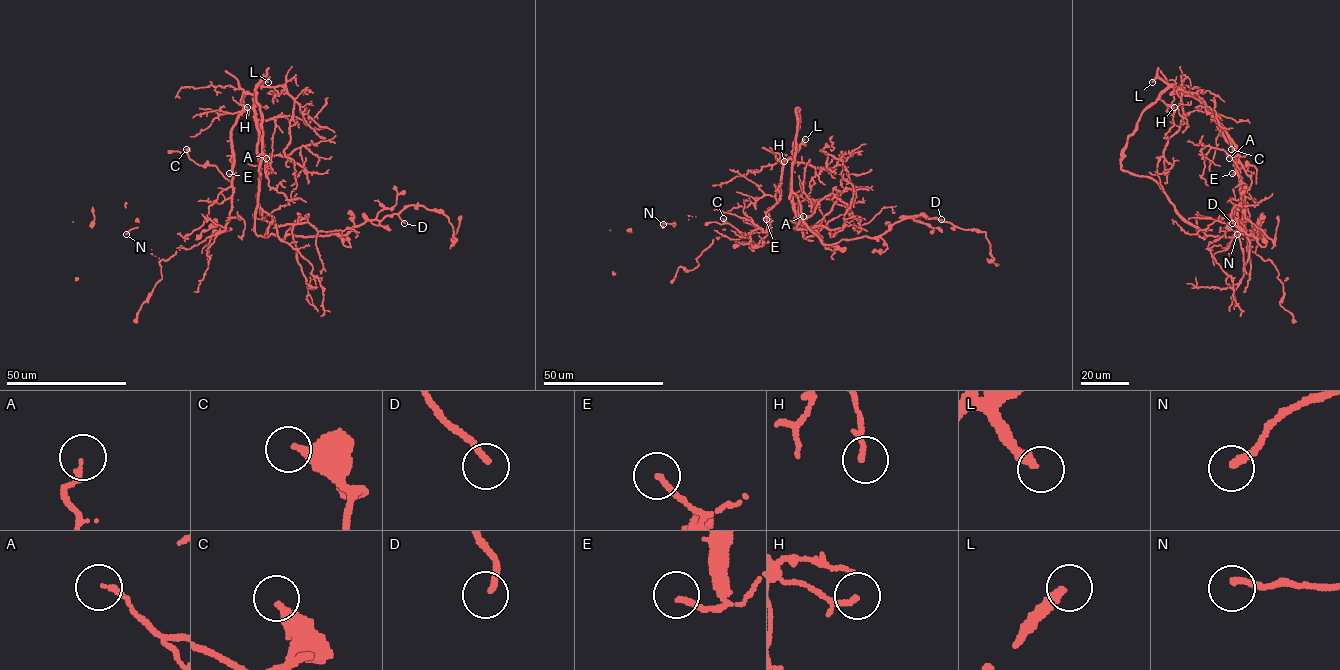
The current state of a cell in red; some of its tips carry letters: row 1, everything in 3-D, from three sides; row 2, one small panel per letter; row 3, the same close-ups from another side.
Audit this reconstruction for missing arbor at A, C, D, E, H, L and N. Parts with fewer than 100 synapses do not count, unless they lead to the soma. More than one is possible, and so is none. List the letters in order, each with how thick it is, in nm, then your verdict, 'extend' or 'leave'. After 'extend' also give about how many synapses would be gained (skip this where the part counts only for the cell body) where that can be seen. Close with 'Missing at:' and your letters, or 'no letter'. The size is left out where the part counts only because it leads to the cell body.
A: 150 nm | leave
C: 320 nm | leave
D: 180 nm | leave
E: 160 nm | leave
H: 190 nm | leave
L: 340 nm | extend | 120 syn
N: 190 nm | leave
Missing at: L

